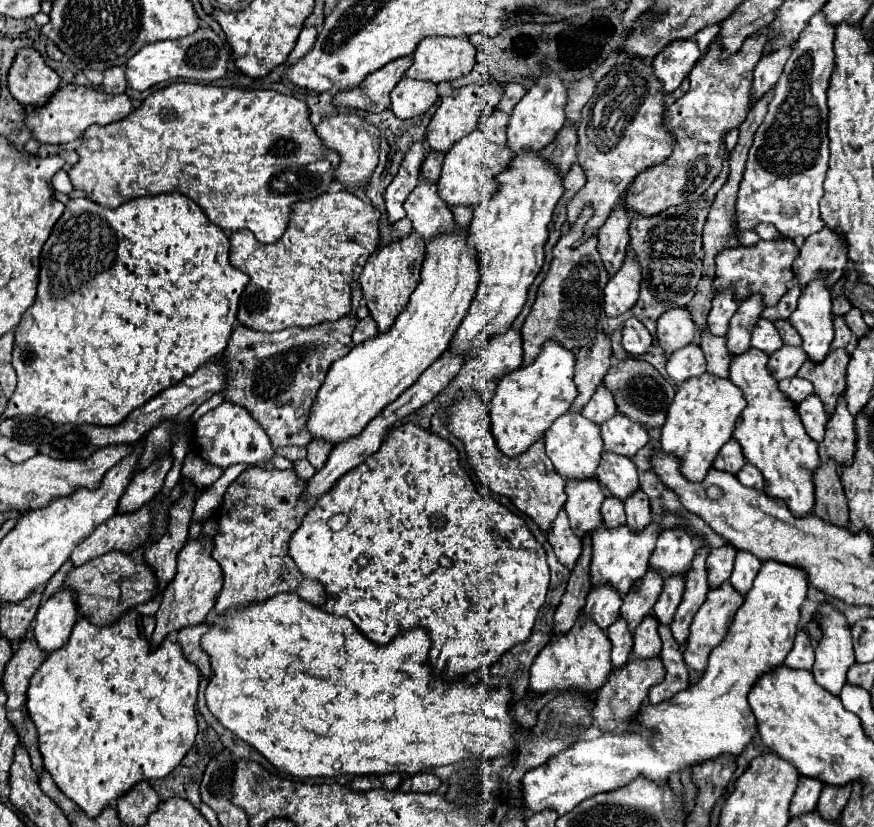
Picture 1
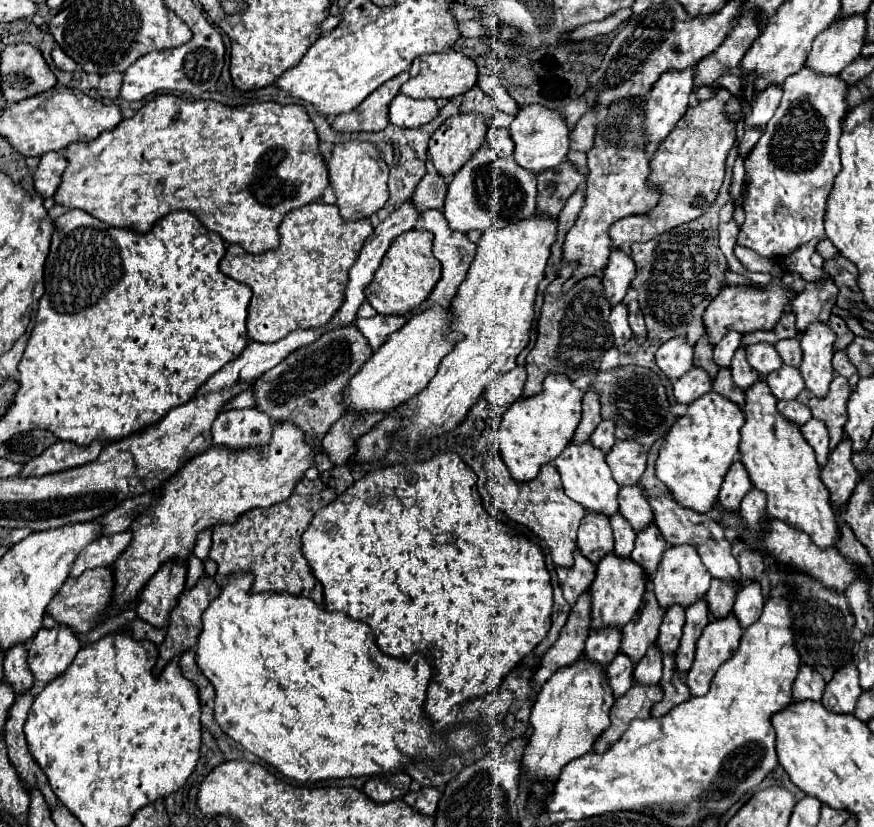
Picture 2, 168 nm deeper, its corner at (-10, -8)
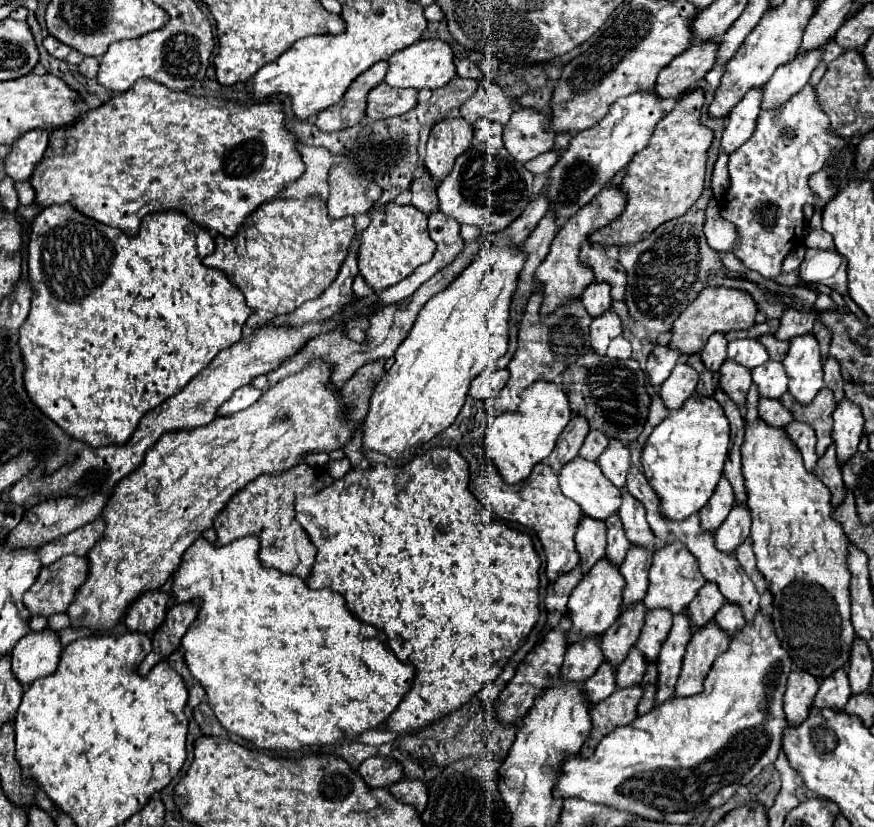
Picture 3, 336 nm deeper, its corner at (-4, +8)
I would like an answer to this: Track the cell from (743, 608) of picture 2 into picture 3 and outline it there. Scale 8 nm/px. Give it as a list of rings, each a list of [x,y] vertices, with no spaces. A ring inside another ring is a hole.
[[[723,604],[723,608],[717,612],[717,616],[715,616],[715,620],[717,620],[717,624],[721,624],[721,628],[729,634],[729,636],[733,636],[735,632],[739,632],[743,626],[745,626],[745,616],[743,616],[743,612],[735,606],[735,604]]]

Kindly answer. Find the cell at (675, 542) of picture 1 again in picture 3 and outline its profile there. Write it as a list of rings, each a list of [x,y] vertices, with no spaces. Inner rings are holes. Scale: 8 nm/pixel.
[[[665,544],[657,548],[657,552],[653,554],[653,564],[649,568],[649,590],[643,602],[649,610],[669,608],[673,614],[677,614],[689,606],[689,602],[697,596],[703,584],[705,584],[705,578],[697,568],[697,560],[689,556],[689,550],[683,544]]]

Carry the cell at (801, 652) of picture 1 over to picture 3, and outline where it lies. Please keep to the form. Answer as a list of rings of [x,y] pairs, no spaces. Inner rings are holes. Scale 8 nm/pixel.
[[[793,670],[789,674],[787,692],[785,692],[785,714],[789,724],[801,724],[807,718],[817,688],[819,682],[815,676],[809,676],[809,672]]]

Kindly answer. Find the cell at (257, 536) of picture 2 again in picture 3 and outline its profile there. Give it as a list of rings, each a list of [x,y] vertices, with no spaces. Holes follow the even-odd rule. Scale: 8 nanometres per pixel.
[[[305,462],[293,466],[291,470],[279,476],[259,476],[249,486],[239,490],[233,500],[225,506],[225,510],[217,518],[217,542],[215,546],[231,544],[243,536],[257,536],[261,542],[259,560],[267,568],[275,568],[283,574],[295,574],[303,580],[311,576],[311,568],[315,564],[315,546],[309,542],[305,530],[295,522],[295,496],[297,494],[313,494],[323,486],[333,484],[327,468],[309,466]]]

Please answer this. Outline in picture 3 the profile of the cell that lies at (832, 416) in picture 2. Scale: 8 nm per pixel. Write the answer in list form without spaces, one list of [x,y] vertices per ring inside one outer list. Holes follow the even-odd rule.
[[[821,388],[821,392],[815,396],[813,404],[797,404],[797,400],[793,400],[793,396],[789,396],[789,392],[785,392],[781,396],[781,402],[793,412],[795,420],[807,422],[815,428],[817,454],[821,456],[825,452],[825,448],[833,442],[831,440],[833,410],[835,410],[837,402],[835,402],[835,396],[833,396],[831,388]]]

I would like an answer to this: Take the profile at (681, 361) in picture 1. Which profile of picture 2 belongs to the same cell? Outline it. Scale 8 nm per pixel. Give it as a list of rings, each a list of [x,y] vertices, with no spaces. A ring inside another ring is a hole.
[[[691,368],[687,376],[673,382],[673,396],[679,404],[691,404],[707,392],[711,392],[711,378],[701,368]]]

